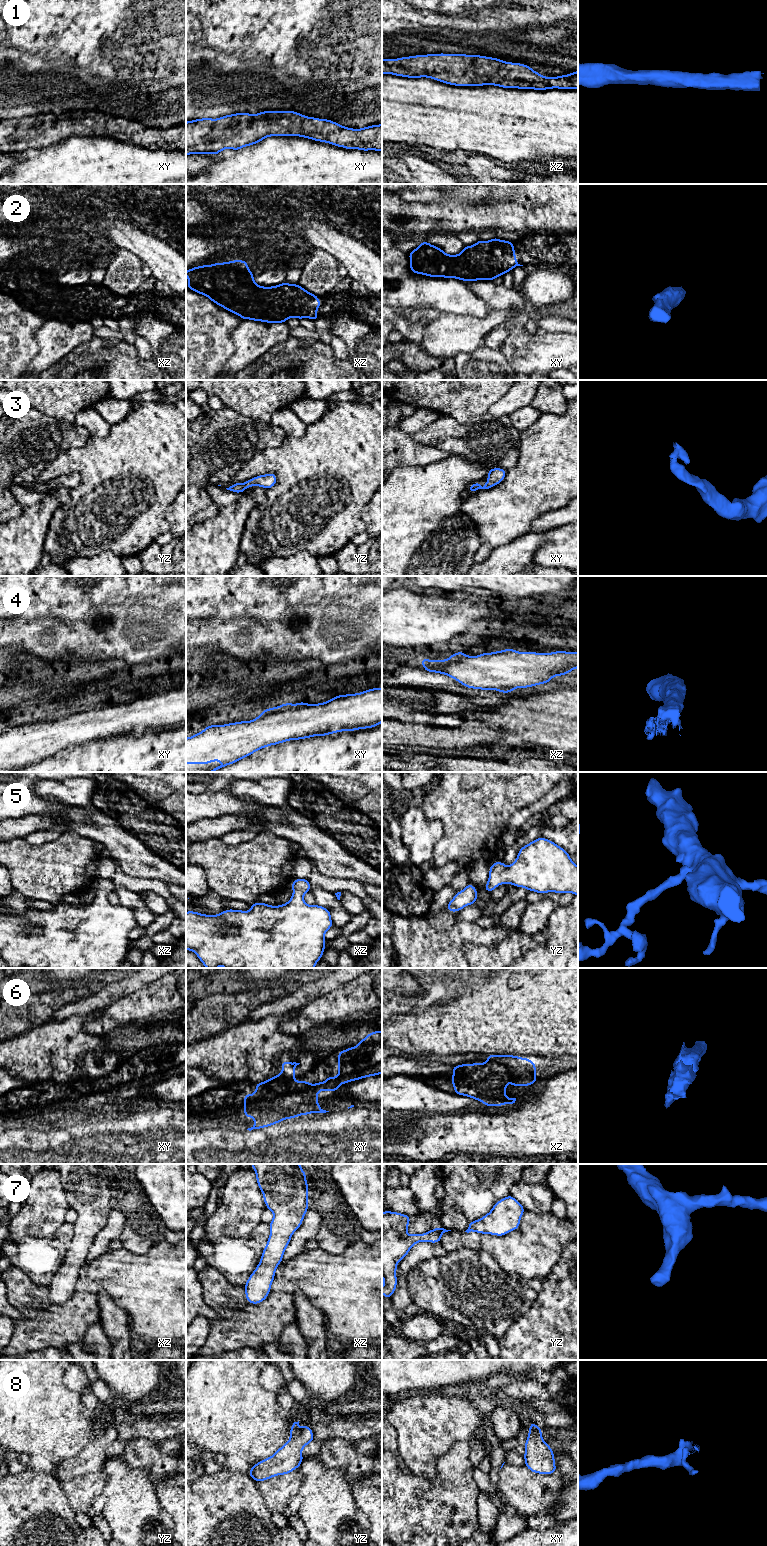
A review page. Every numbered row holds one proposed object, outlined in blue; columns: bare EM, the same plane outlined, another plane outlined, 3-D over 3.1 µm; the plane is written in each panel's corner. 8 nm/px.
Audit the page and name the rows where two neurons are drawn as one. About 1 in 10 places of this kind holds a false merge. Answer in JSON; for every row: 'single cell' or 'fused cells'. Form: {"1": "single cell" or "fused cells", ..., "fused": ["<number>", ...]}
{"1": "single cell", "2": "single cell", "3": "single cell", "4": "single cell", "5": "single cell", "6": "single cell", "7": "single cell", "8": "single cell", "fused": []}

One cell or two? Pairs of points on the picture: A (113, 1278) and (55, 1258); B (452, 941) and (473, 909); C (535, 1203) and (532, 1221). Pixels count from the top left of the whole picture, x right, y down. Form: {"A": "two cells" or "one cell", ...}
{"A": "two cells", "B": "two cells", "C": "two cells"}

